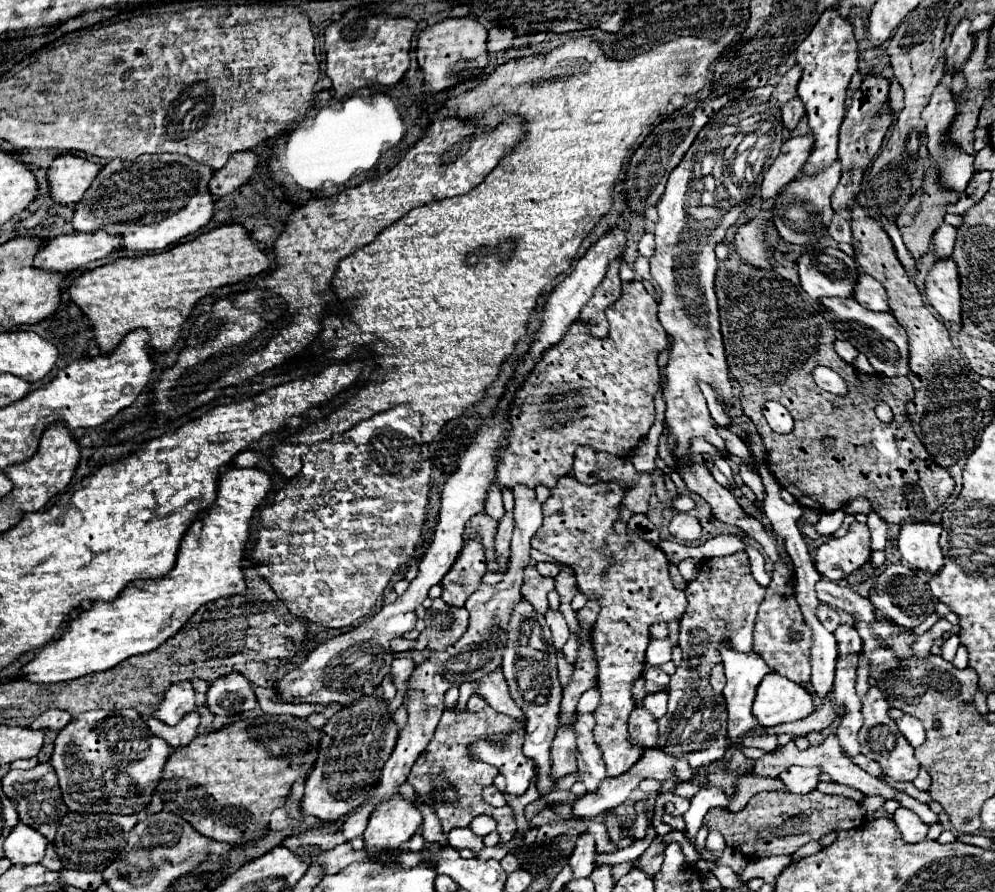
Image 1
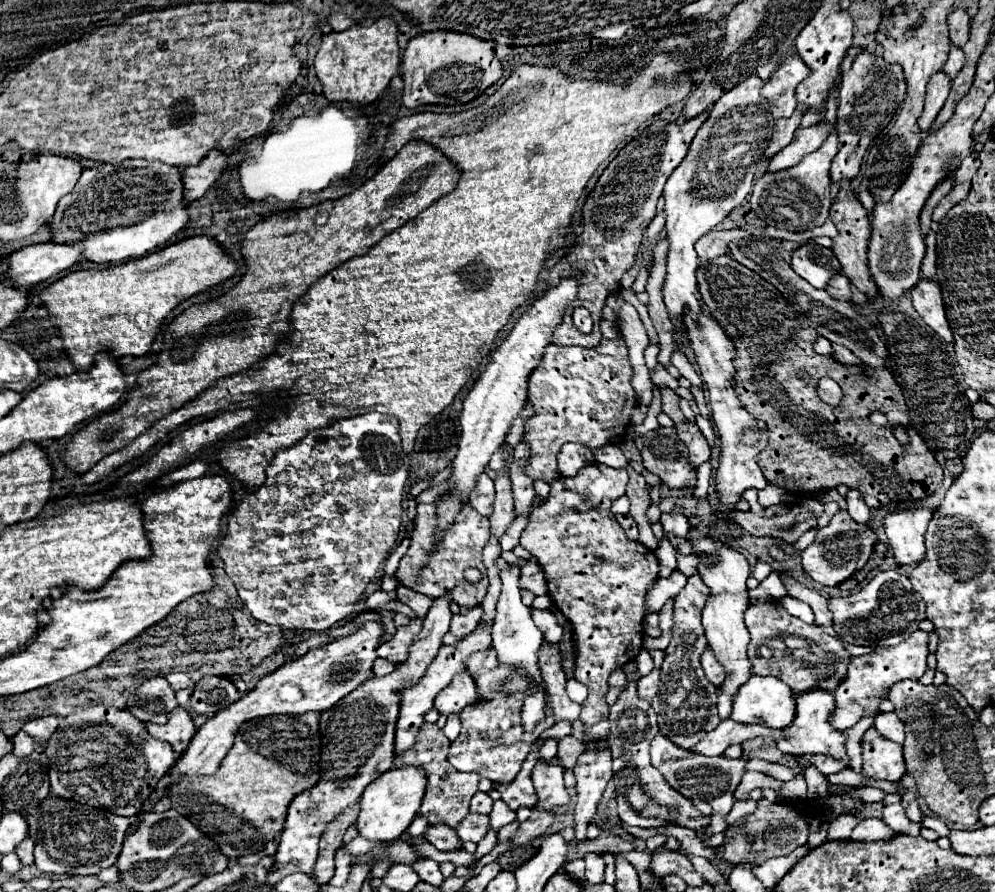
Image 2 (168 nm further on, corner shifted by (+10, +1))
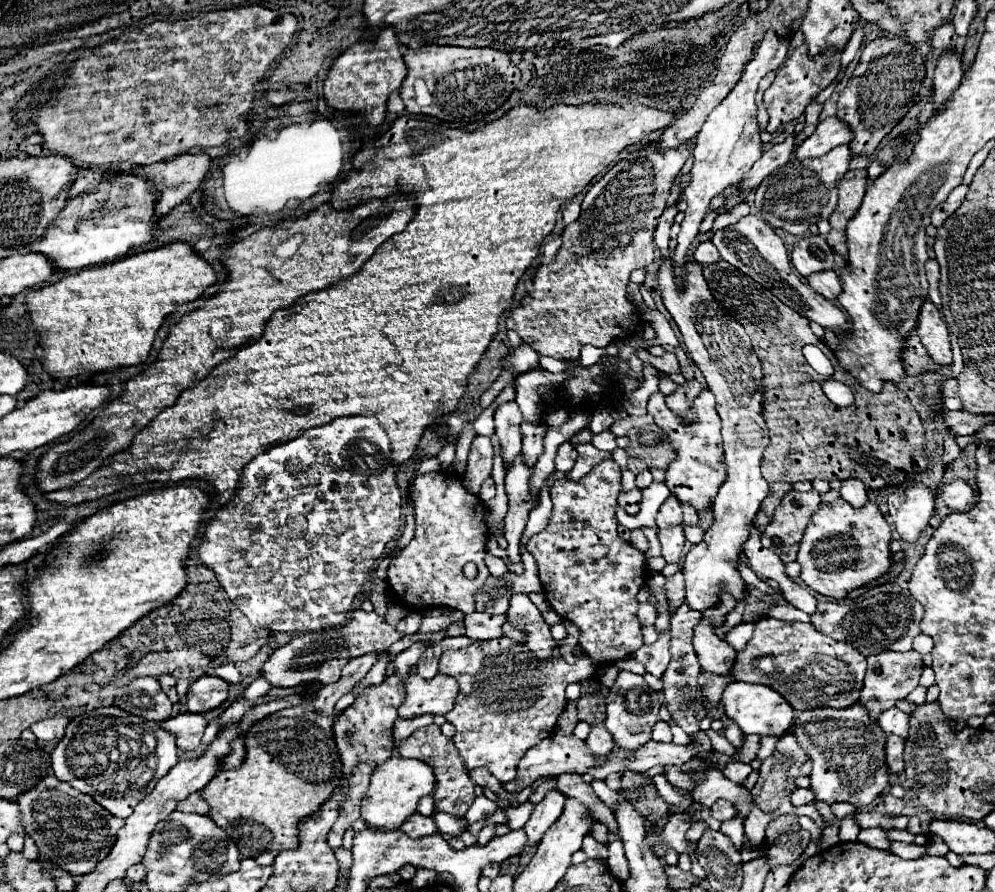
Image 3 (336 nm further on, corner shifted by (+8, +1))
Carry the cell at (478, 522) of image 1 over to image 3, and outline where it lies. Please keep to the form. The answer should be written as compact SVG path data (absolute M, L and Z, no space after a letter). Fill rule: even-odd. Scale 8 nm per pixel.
M429 472L429 474L417 474L409 482L409 498L413 502L413 516L415 516L415 536L407 544L405 550L391 562L387 570L387 586L393 604L405 606L407 610L427 610L435 606L447 606L461 610L463 614L469 614L475 610L475 594L483 586L483 582L489 576L487 566L483 564L485 556L485 542L487 542L487 526L483 520L485 506L479 496L471 494L463 486L463 478L457 474L447 474L447 472ZM467 562L475 562L479 574L475 578L465 578L463 566Z

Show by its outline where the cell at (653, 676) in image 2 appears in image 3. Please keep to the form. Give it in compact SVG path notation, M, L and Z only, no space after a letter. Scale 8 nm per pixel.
M669 630L659 634L657 642L651 644L651 646L641 646L637 652L635 652L635 658L637 662L641 662L649 674L661 678L663 672L667 670L667 664L671 660L671 654L669 654Z

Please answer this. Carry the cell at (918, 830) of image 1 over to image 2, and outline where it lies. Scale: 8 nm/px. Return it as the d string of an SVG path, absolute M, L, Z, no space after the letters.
M901 802L883 808L883 822L885 822L891 830L895 830L895 832L899 832L899 834L907 834L907 836L917 836L919 830L921 830L921 824L919 824L919 822L911 822L911 820L905 816L905 808L901 806Z

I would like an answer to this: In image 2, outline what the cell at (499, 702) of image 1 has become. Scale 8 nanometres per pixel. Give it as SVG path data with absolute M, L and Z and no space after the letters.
M469 672L457 674L447 688L443 688L437 694L435 708L441 714L451 714L451 712L461 712L469 704L475 704L477 700L477 684L473 684L473 678Z

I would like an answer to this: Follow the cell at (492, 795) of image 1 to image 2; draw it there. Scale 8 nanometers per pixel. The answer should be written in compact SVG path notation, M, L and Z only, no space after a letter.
M477 792L471 800L471 812L475 814L489 814L491 806L493 806L493 800L489 798L487 792Z

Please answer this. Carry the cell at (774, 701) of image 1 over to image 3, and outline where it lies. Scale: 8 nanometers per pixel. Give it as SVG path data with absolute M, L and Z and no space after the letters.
M733 682L725 688L721 696L721 704L725 708L725 714L737 722L737 726L743 730L743 734L757 734L757 736L781 736L785 730L793 726L793 714L795 710L787 704L787 700L773 692L769 686L763 684L745 684L745 682Z

